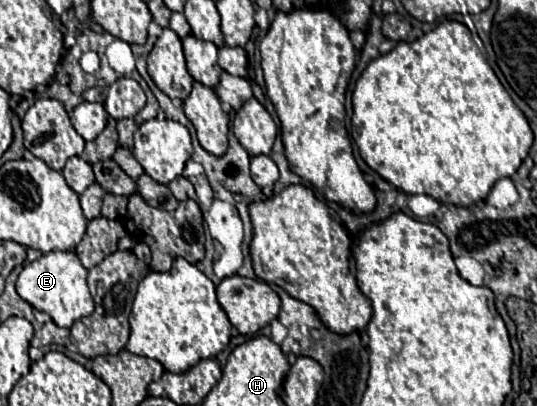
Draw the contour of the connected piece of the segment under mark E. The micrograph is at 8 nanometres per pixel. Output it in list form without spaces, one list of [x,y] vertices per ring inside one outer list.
[[[48,252],[24,266],[16,280],[16,292],[36,310],[50,314],[58,326],[70,328],[76,320],[94,312],[94,300],[88,292],[86,276],[88,270],[82,266],[74,252]]]

